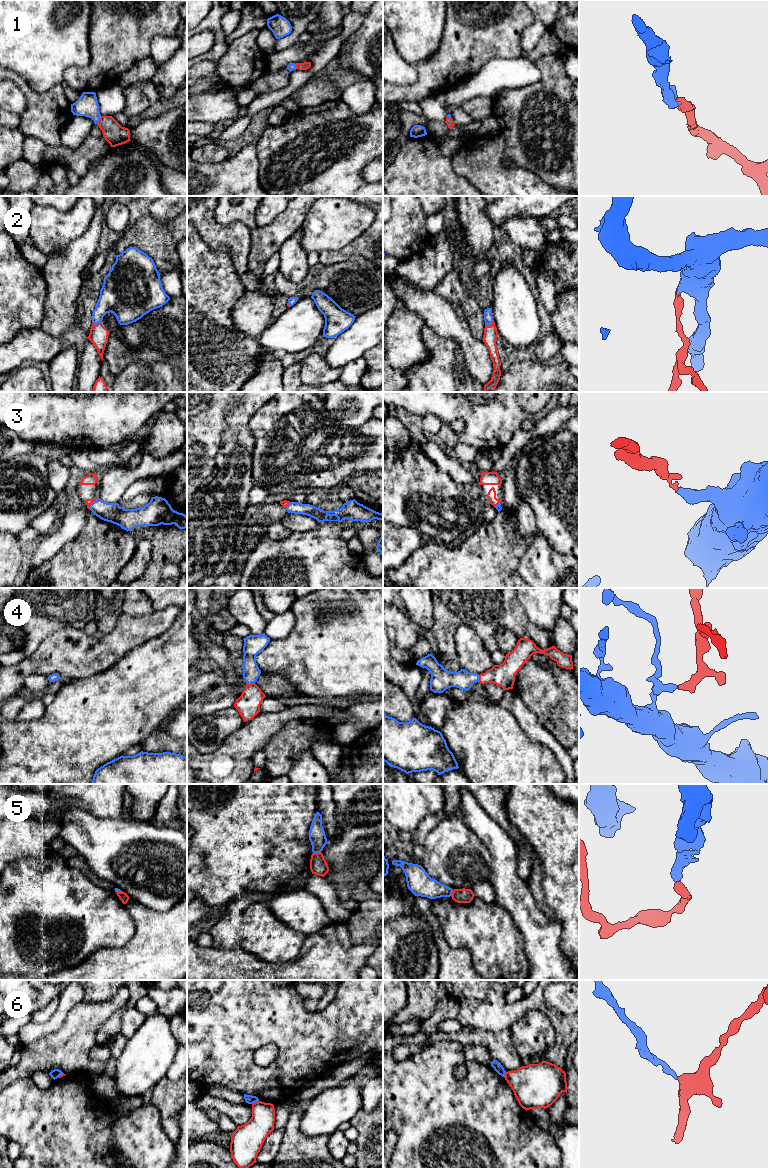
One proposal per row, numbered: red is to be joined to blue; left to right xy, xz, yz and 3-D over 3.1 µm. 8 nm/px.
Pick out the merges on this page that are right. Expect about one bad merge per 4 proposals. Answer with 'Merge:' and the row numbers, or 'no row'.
Merge: 1, 2, 3, 4

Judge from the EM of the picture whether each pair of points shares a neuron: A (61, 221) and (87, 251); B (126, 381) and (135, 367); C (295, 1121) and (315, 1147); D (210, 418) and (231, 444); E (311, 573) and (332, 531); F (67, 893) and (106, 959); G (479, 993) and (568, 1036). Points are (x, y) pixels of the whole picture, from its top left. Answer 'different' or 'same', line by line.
A: different
B: same
C: same
D: different
E: same
F: different
G: different

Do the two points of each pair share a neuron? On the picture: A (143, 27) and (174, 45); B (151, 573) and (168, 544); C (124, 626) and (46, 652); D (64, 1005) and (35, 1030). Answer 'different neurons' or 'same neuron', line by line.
A: different neurons
B: same neuron
C: same neuron
D: same neuron

